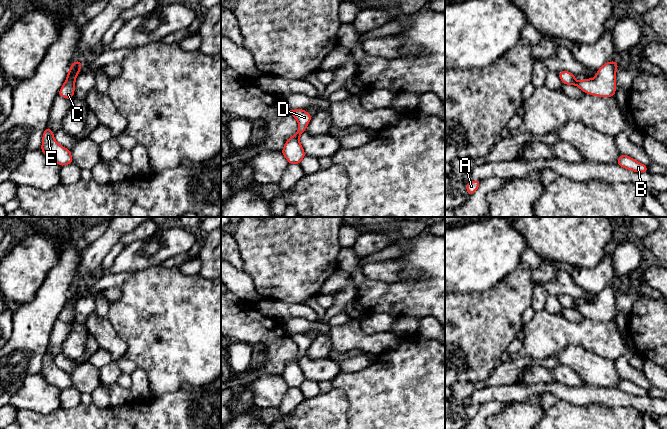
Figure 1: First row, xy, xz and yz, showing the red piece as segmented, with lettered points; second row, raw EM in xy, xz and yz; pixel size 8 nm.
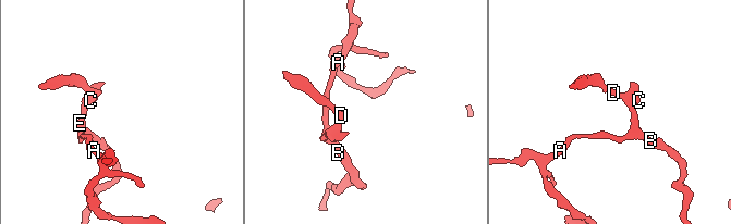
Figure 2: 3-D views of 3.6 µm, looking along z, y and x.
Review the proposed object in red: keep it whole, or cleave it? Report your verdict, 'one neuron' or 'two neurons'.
one neuron

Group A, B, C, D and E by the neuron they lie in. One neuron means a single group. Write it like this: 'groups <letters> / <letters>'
groups A B C D E

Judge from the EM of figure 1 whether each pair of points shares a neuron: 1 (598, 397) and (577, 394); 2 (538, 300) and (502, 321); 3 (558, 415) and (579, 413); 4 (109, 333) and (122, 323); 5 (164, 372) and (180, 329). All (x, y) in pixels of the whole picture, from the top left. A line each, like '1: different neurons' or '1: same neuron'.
1: same neuron
2: different neurons
3: same neuron
4: different neurons
5: same neuron

